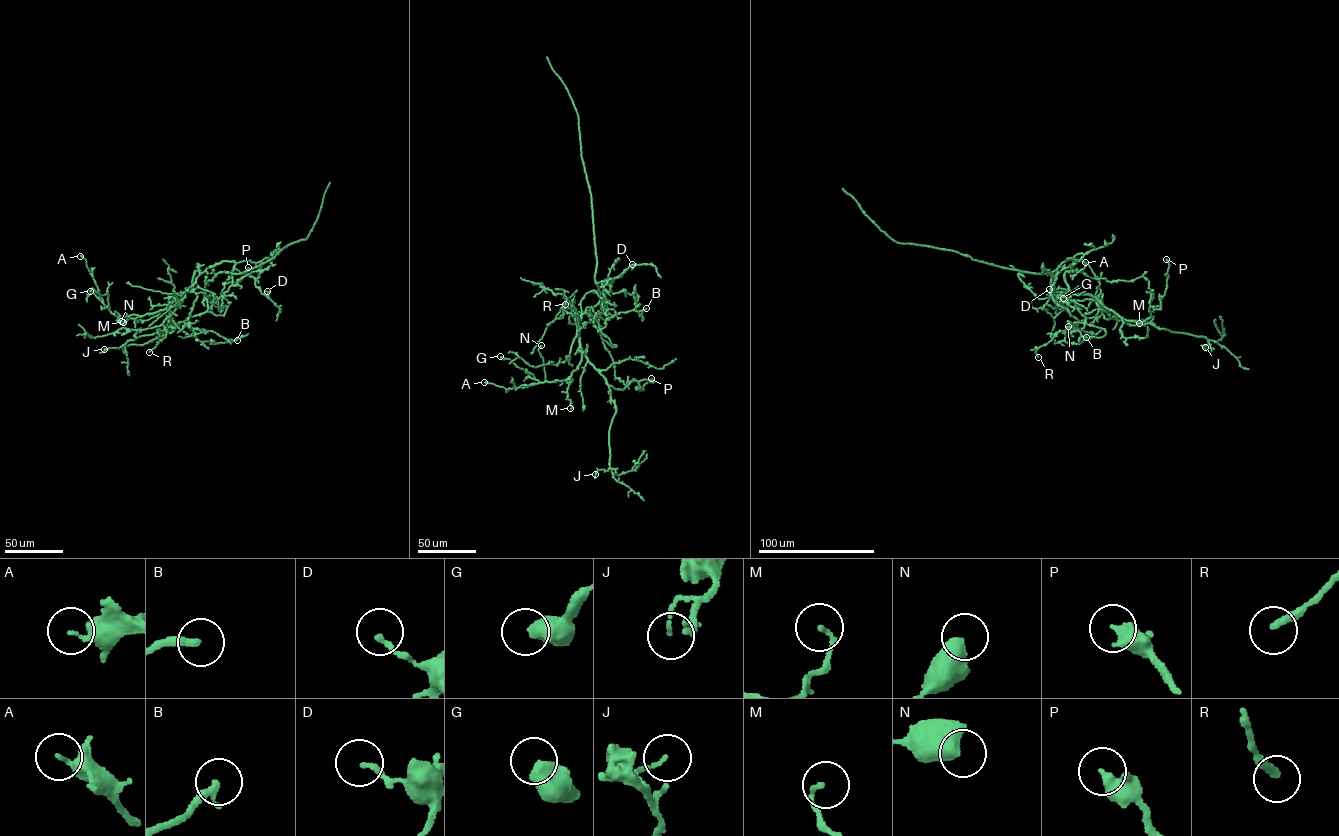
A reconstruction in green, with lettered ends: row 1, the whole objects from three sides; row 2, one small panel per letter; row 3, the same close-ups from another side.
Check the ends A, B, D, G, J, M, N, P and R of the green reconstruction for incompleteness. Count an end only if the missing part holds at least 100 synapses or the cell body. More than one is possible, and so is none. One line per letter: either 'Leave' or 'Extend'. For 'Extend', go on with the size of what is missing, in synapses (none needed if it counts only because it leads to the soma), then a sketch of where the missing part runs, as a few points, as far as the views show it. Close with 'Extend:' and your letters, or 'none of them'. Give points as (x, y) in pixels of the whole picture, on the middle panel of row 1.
A: Leave
B: Leave
D: Leave
G: Leave
J: Leave
M: Leave
N: Leave
P: Leave
R: Leave
Extend: none of them

